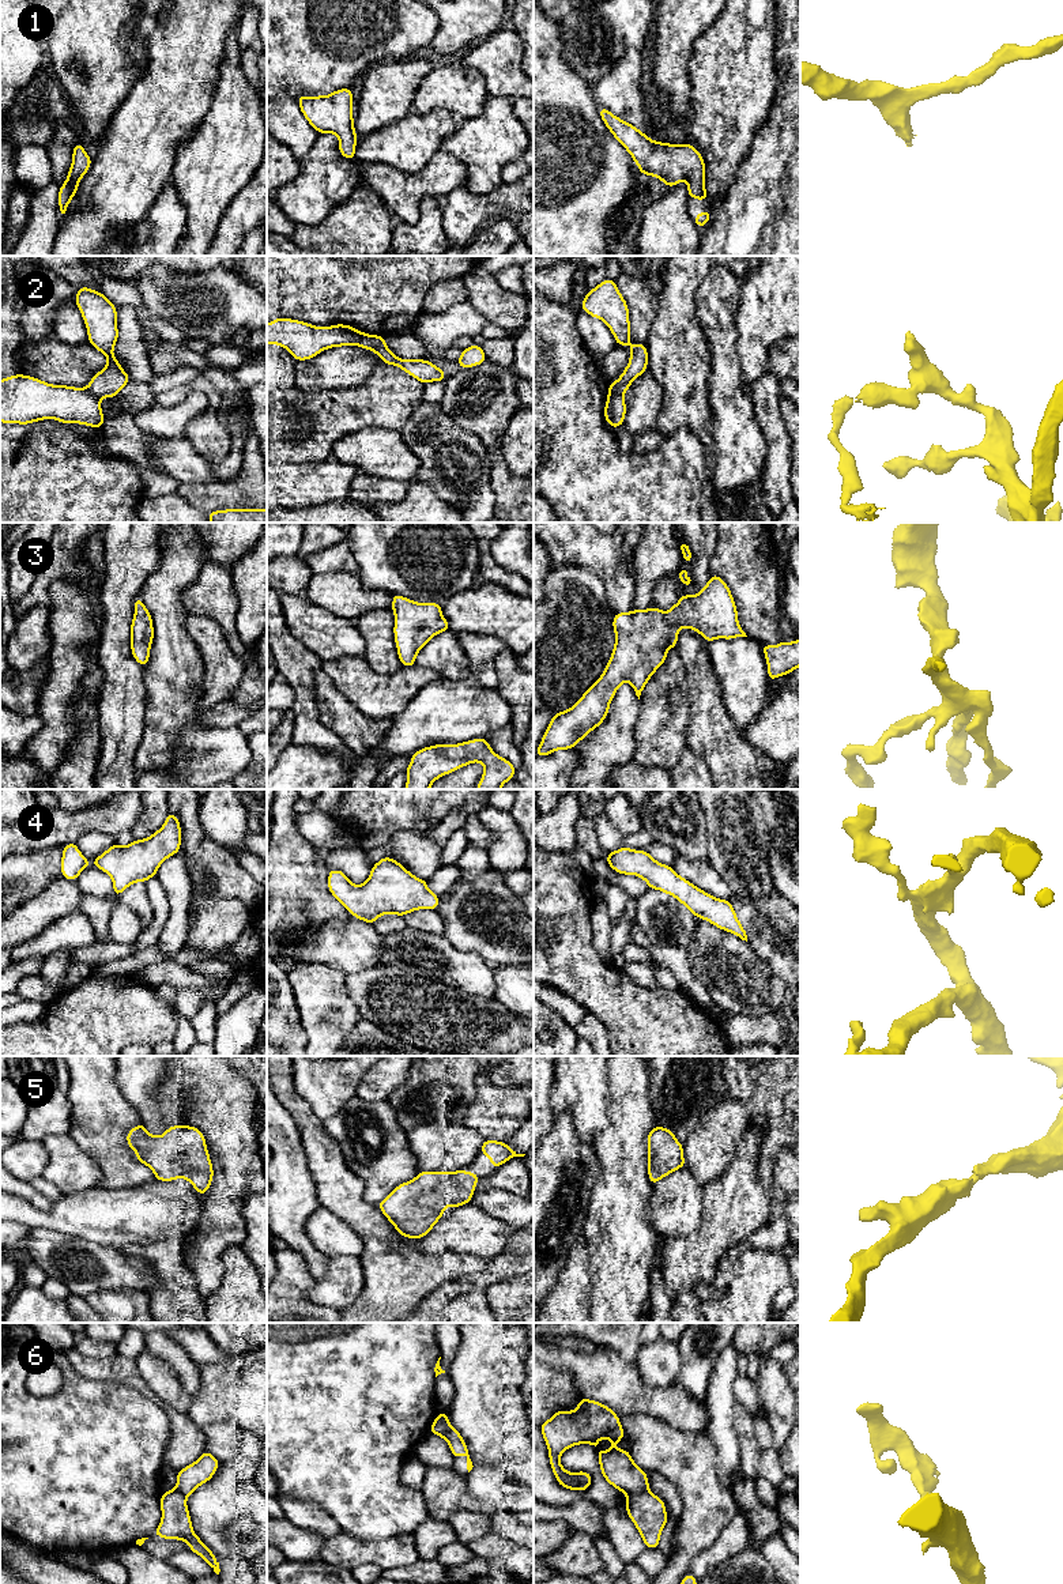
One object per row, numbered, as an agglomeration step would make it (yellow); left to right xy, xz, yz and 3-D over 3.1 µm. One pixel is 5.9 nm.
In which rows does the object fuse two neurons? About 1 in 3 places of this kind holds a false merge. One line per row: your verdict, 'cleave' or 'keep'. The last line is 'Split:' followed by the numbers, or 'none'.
1: keep
2: cleave
3: keep
4: keep
5: keep
6: cleave
Split: 2, 6

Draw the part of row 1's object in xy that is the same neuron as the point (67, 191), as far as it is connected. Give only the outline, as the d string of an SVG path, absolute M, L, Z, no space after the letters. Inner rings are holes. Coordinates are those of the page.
M80 143L73 146L72 154L73 156L71 167L68 169L68 177L65 182L60 186L57 196L57 204L61 214L65 214L72 197L78 192L82 177L88 171L93 162Z

